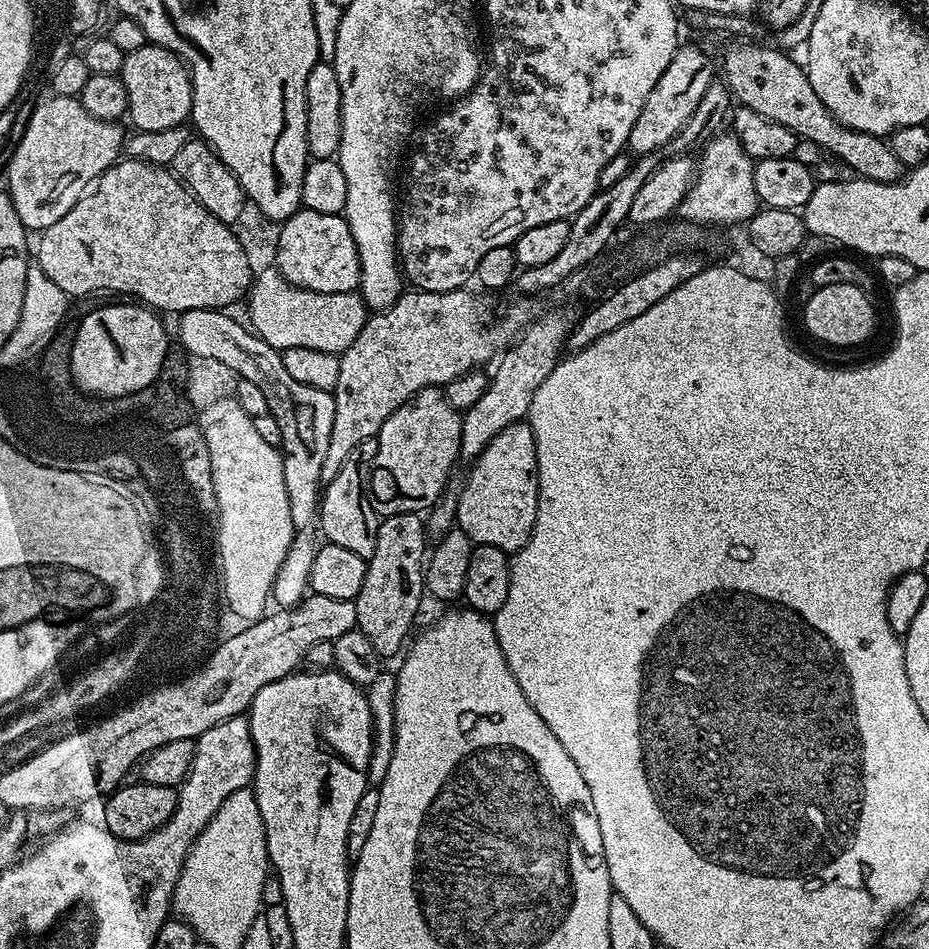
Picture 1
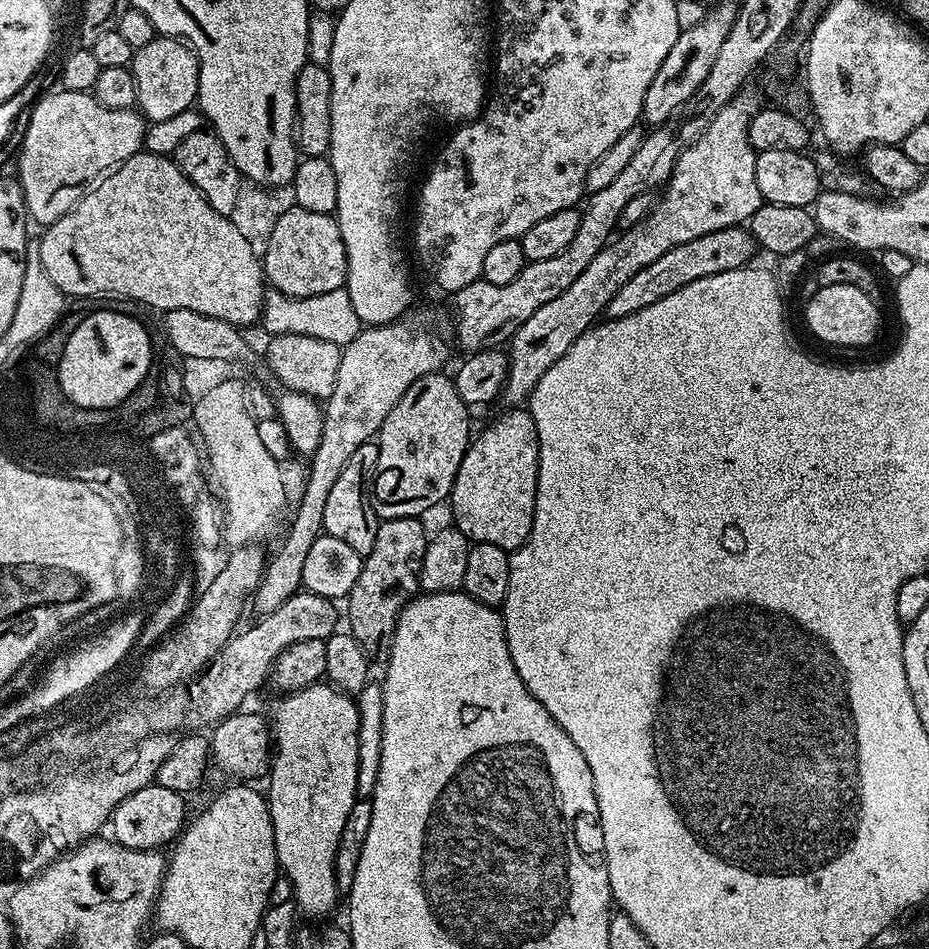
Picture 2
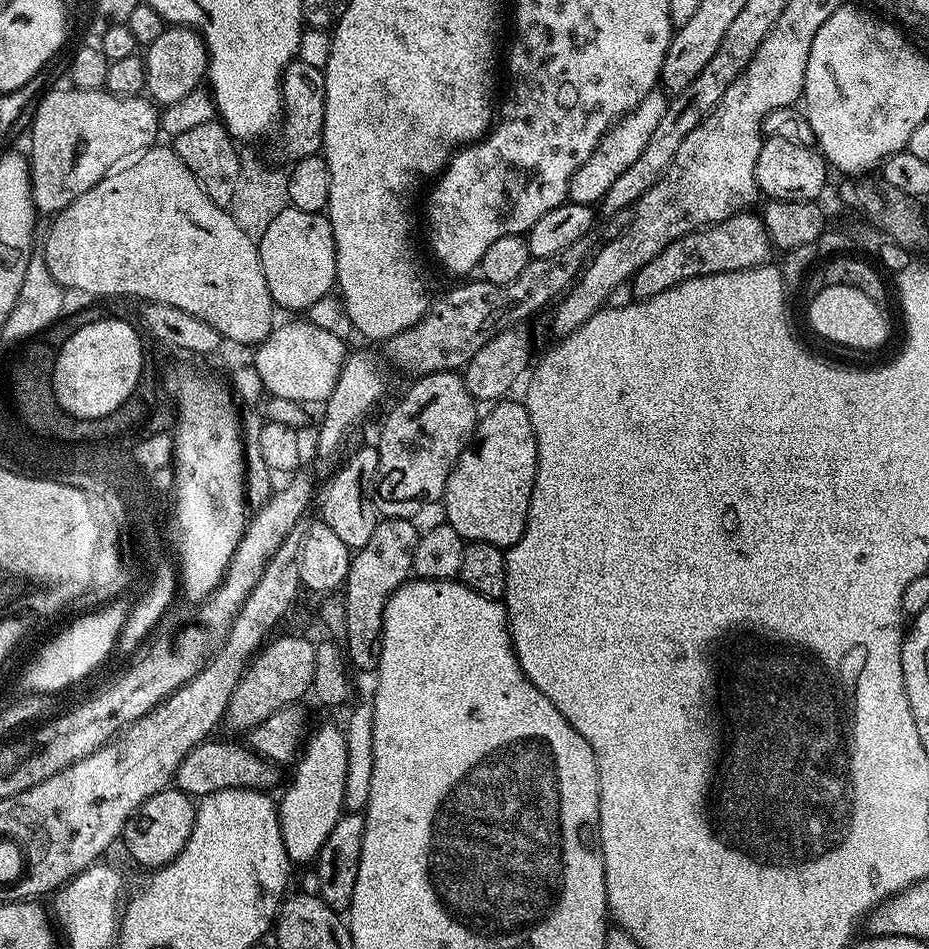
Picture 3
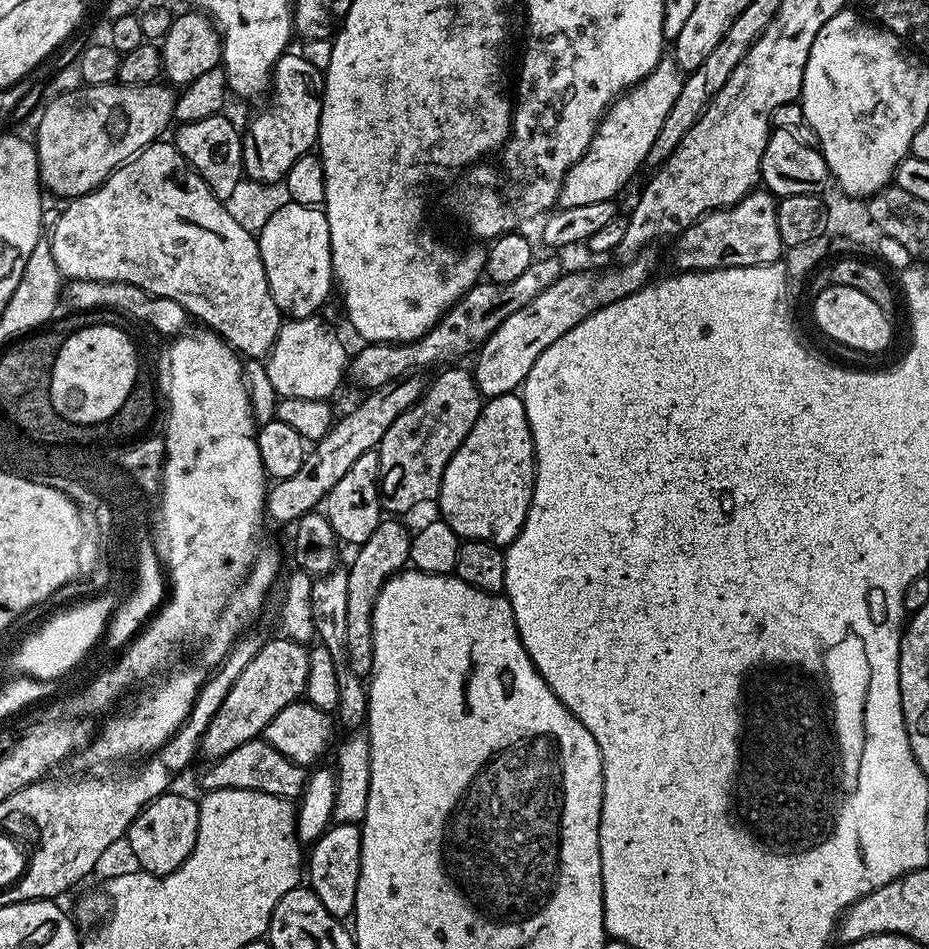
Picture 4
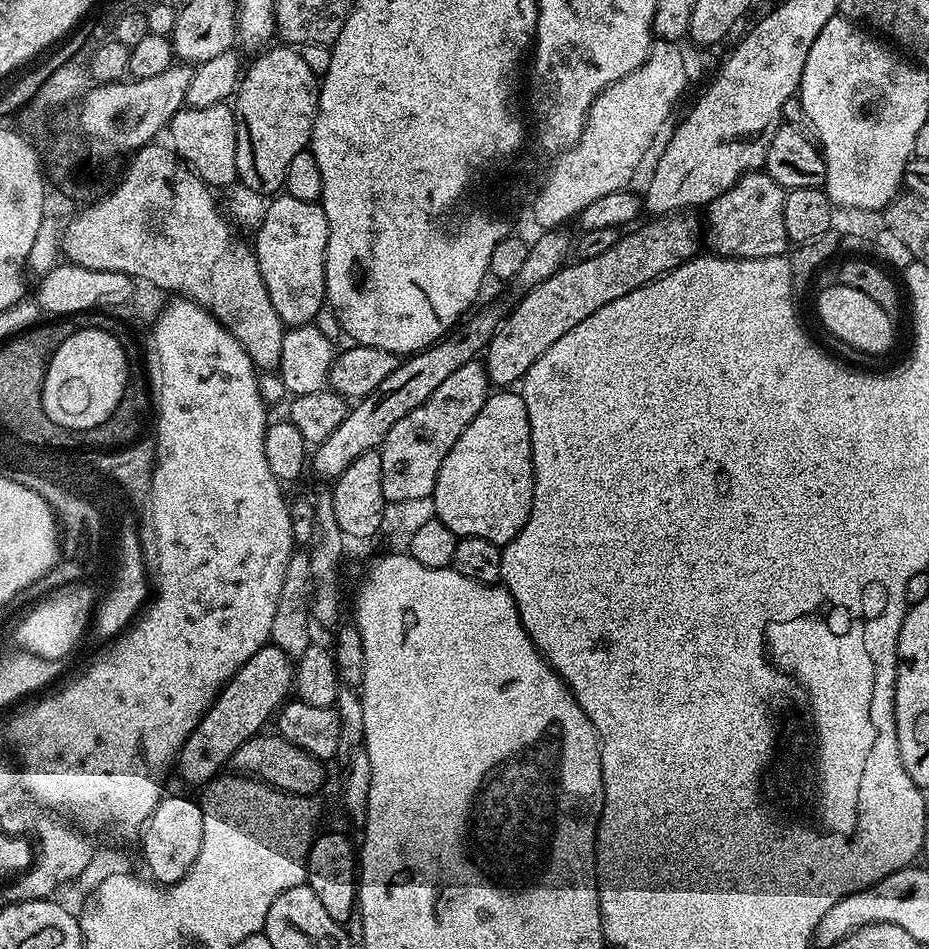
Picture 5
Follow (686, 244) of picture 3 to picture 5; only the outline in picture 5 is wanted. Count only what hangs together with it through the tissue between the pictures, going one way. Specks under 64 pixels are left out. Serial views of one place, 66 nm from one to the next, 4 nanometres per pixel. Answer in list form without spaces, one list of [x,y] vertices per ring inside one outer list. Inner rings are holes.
[[[757,170],[755,172],[747,172],[745,176],[741,176],[740,180],[730,188],[726,190],[726,194],[722,194],[720,197],[716,197],[710,204],[707,205],[706,211],[708,211],[708,226],[706,222],[706,234],[708,230],[708,236],[712,239],[711,251],[718,256],[728,256],[731,260],[757,260],[758,258],[774,258],[775,256],[784,256],[789,251],[790,241],[786,234],[786,218],[782,218],[782,206],[784,205],[784,193],[785,188],[778,182],[774,182],[774,178],[768,176],[767,171]]]

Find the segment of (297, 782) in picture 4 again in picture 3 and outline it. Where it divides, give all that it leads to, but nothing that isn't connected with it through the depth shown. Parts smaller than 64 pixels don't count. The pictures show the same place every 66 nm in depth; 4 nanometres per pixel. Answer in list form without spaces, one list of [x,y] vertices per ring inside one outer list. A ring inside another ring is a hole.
[[[209,738],[203,744],[194,746],[190,754],[182,758],[174,777],[175,787],[181,792],[193,798],[203,798],[227,788],[272,790],[276,783],[281,783],[281,769],[273,761],[263,759],[248,750],[243,752],[236,744],[223,744],[216,739]]]

